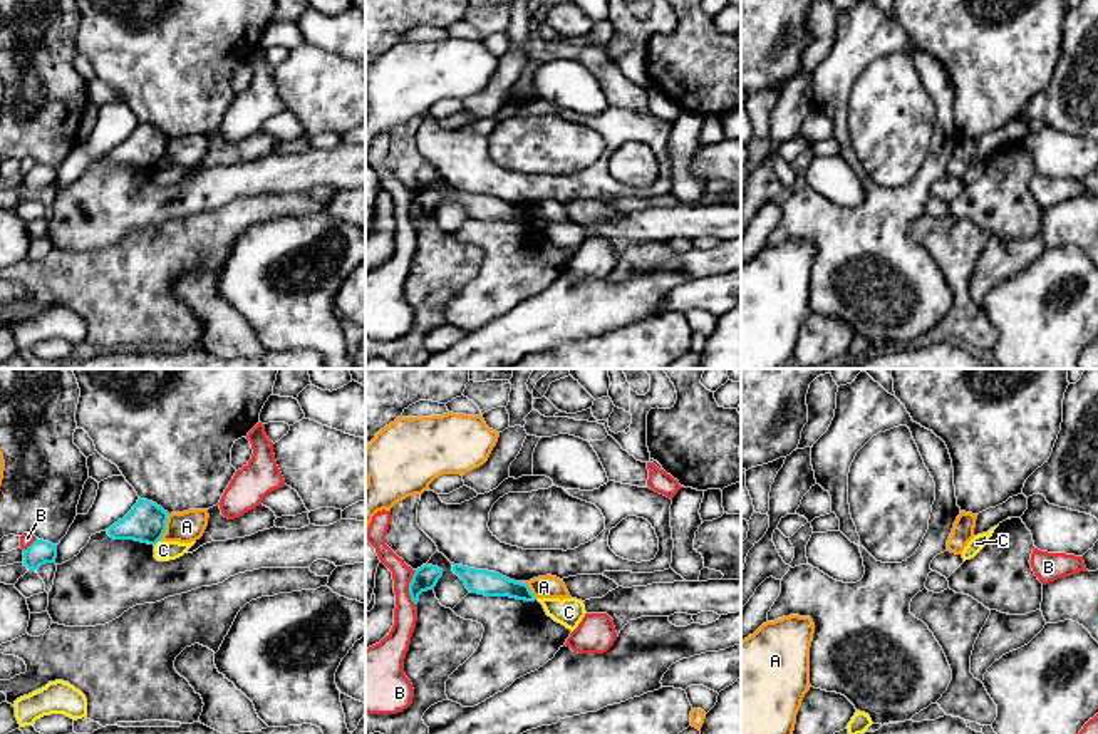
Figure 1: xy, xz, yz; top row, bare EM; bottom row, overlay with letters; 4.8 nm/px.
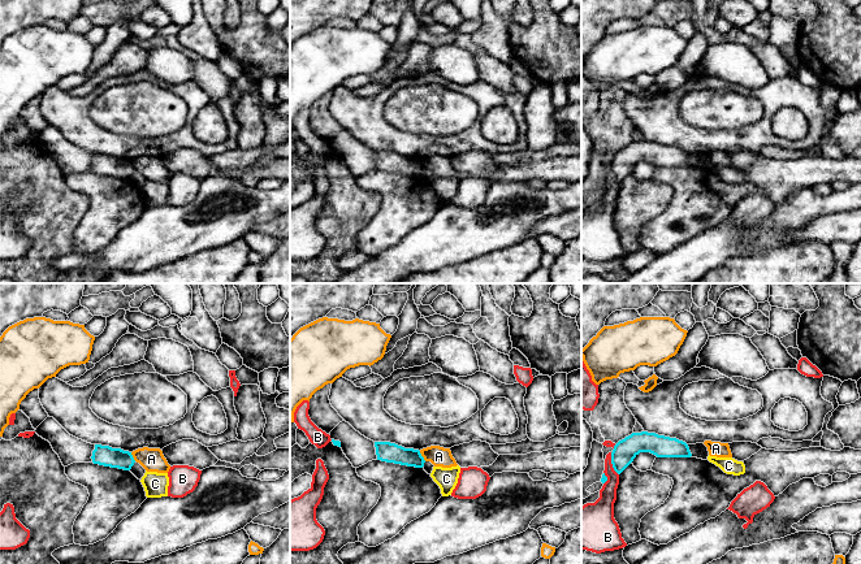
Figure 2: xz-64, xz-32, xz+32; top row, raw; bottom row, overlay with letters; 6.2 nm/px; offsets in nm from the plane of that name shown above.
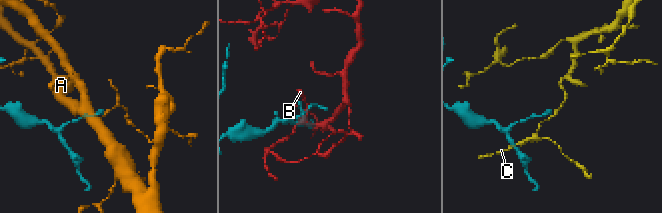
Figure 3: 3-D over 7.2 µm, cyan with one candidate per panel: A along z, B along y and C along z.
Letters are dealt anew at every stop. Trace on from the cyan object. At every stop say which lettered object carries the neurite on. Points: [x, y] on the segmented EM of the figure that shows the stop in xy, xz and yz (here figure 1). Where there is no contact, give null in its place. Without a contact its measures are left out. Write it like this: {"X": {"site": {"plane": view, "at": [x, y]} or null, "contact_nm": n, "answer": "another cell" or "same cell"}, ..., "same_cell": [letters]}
{"A": {"site": {"plane": "xy", "at": [165, 523]}, "contact_nm": 80, "answer": "another cell"}, "B": {"site": {"plane": "xz", "at": [409, 589]}, "contact_nm": 180, "answer": "another cell"}, "C": {"site": {"plane": "xy", "at": [156, 542]}, "contact_nm": 40, "answer": "another cell"}, "same_cell": []}

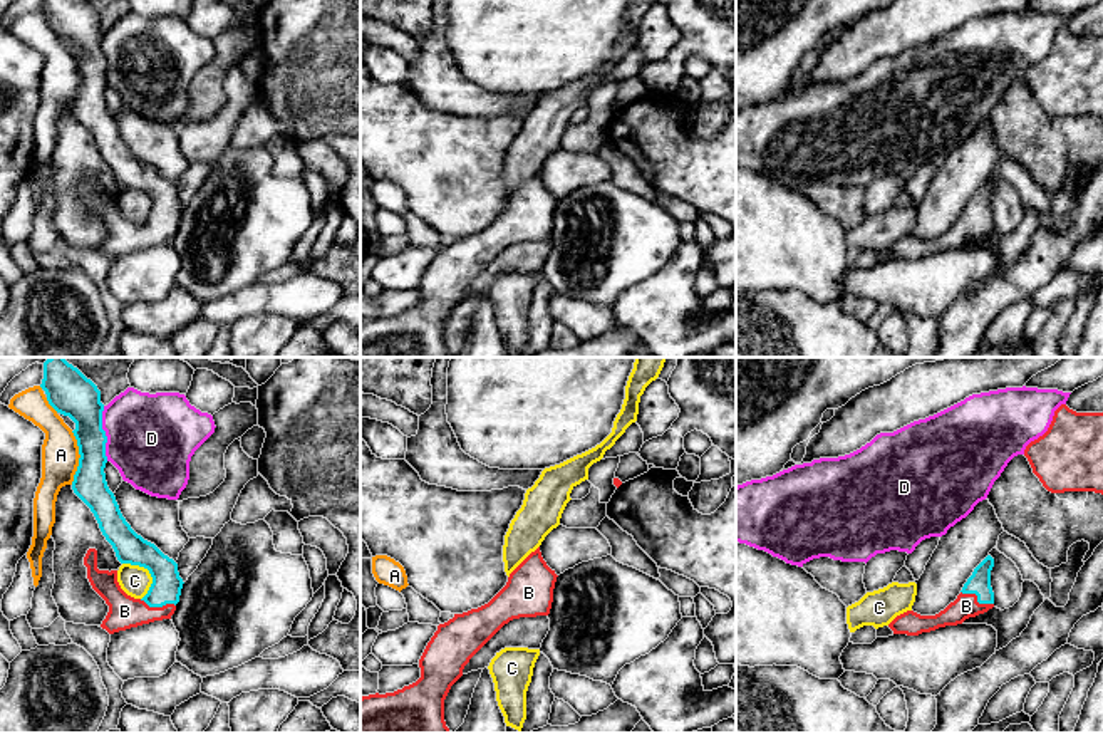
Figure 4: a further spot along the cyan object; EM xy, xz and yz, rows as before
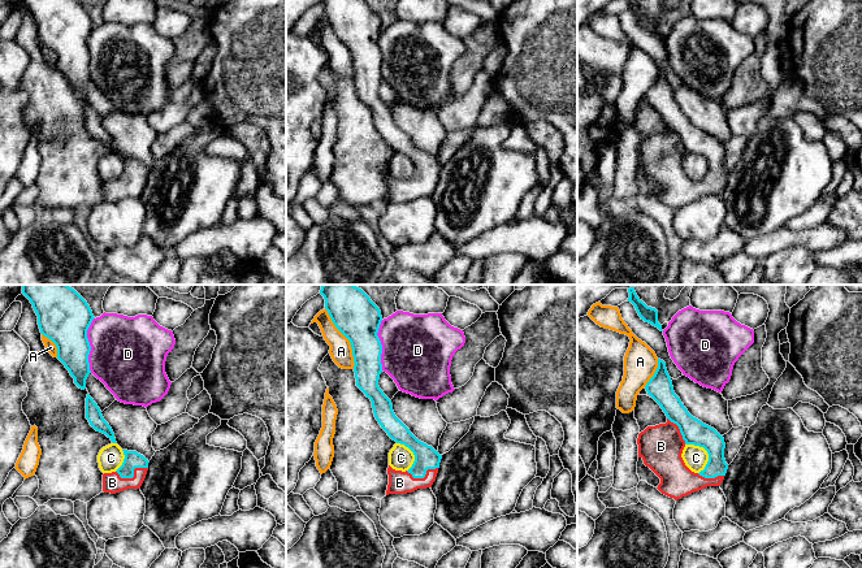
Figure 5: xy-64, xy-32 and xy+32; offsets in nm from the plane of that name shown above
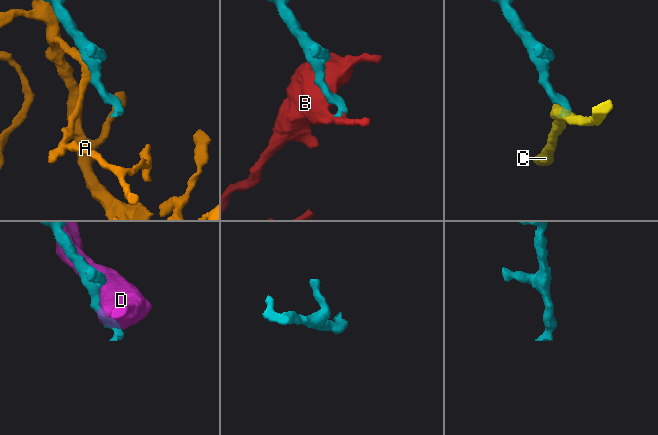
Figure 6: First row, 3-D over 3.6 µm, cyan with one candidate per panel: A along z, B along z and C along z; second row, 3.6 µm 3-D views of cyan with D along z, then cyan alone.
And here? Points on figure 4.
{"A": {"site": {"plane": "xy", "at": [79, 458]}, "contact_nm": 260, "answer": "another cell"}, "B": {"site": {"plane": "yz", "at": [978, 599]}, "contact_nm": 170, "answer": "same cell"}, "C": {"site": {"plane": "xy", "at": [150, 572]}, "contact_nm": 200, "answer": "another cell"}, "D": {"site": {"plane": "xy", "at": [104, 433]}, "contact_nm": 260, "answer": "another cell"}, "same_cell": ["B"]}

